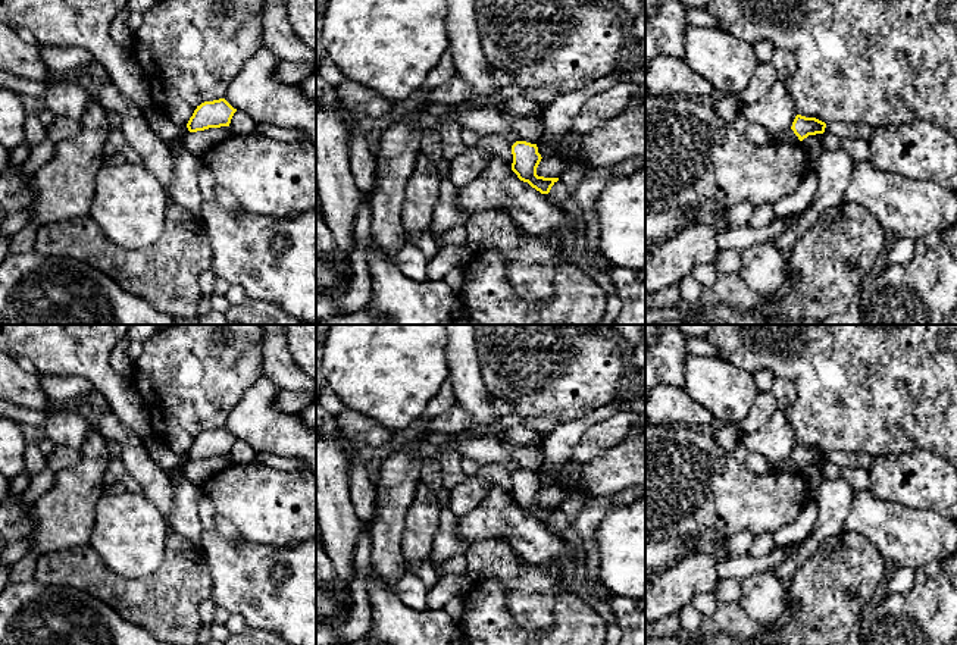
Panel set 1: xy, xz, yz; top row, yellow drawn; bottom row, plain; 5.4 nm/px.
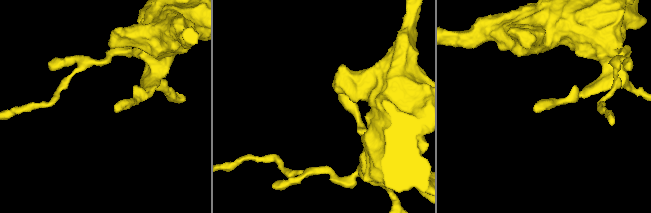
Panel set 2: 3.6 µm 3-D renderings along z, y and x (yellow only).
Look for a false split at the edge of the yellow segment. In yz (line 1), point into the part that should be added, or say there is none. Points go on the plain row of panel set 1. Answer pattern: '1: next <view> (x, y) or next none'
1: next none

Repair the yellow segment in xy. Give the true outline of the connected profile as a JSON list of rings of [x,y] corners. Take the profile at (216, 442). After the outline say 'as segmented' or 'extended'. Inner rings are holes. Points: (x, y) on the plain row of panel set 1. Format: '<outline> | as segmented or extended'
[[[225,428],[204,430],[194,439],[187,457],[190,461],[204,460],[209,457],[229,455],[237,438]]] | as segmented

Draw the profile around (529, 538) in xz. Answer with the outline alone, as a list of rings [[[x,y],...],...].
[[[492,486],[487,498],[478,508],[475,508],[465,517],[457,519],[456,533],[467,545],[476,542],[507,541],[513,551],[531,564],[547,564],[560,560],[564,586],[575,591],[578,597],[588,604],[591,604],[595,598],[603,598],[606,602],[610,604],[614,597],[597,579],[587,577],[582,583],[579,583],[576,579],[576,563],[566,551],[563,538],[550,533],[544,523],[520,510],[517,504],[512,500],[512,497],[509,497],[500,486]]]

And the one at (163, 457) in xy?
[[[150,436],[144,441],[148,455],[165,472],[171,473],[173,469],[184,466],[188,461],[187,454],[175,454],[166,448],[157,436]]]

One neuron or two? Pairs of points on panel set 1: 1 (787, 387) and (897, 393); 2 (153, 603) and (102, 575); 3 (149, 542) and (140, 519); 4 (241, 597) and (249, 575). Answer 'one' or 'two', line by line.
1: two
2: one
3: one
4: one

